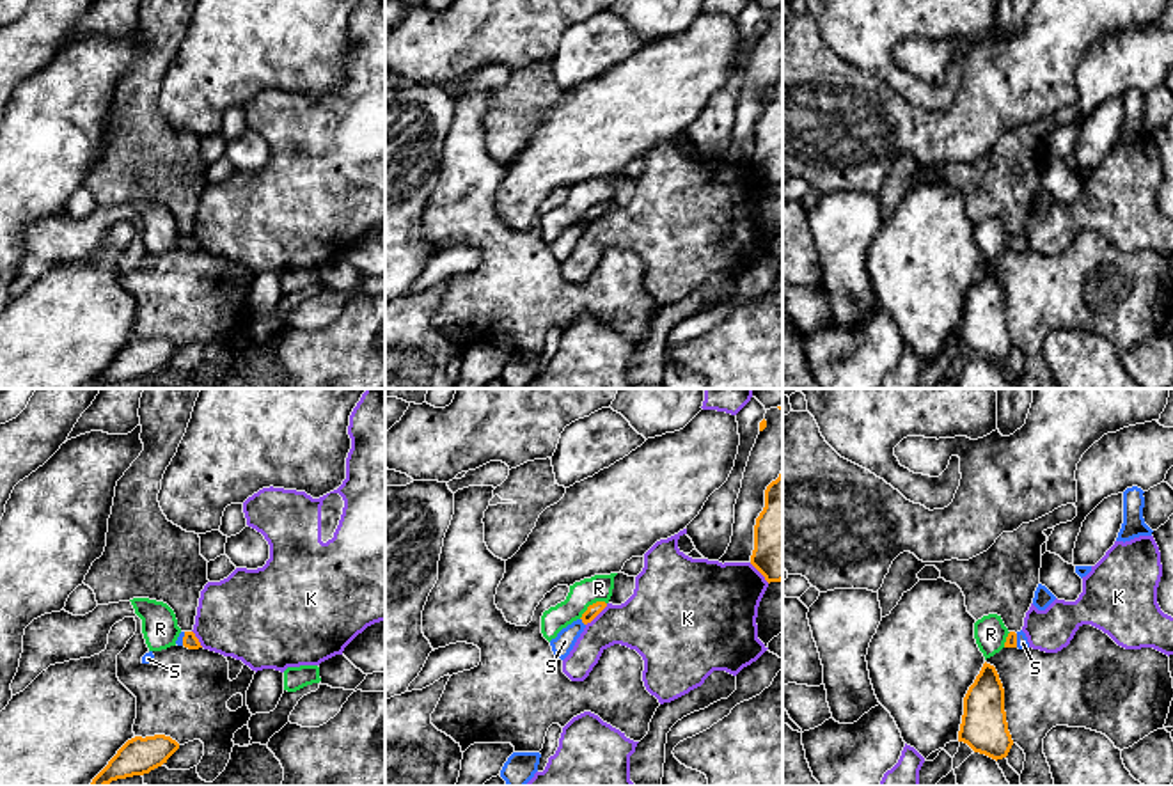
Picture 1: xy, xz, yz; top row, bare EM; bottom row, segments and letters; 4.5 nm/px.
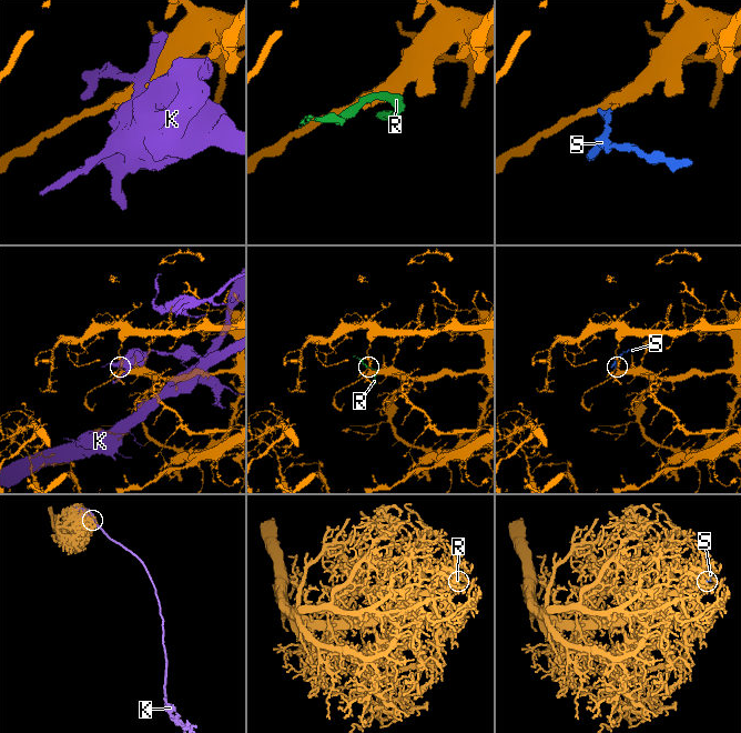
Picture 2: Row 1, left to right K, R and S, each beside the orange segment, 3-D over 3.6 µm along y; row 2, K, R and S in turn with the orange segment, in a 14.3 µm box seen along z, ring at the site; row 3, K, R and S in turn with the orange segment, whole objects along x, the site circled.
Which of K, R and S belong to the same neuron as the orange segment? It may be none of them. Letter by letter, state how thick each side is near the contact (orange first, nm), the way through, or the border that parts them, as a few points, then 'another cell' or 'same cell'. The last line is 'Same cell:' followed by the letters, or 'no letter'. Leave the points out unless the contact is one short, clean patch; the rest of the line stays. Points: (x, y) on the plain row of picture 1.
K: 60 nm thick on the orange side, 300 nm on the other; another cell
R: 60 nm thick on the orange side, 120 nm on the other; another cell
S: 60 nm thick on the orange side, 90 nm on the other; runs through xz (595, 212), (582, 224), (565, 243); same cell
Same cell: S

